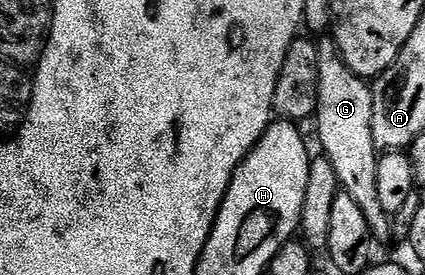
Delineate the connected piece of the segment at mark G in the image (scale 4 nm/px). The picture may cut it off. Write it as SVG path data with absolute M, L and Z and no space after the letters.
M320 41L319 98L317 99L317 136L322 152L336 172L338 185L344 195L359 205L367 220L370 235L377 241L392 239L390 215L380 205L378 190L379 149L374 145L371 134L373 117L373 89L362 77L356 76L341 59L334 41Z

